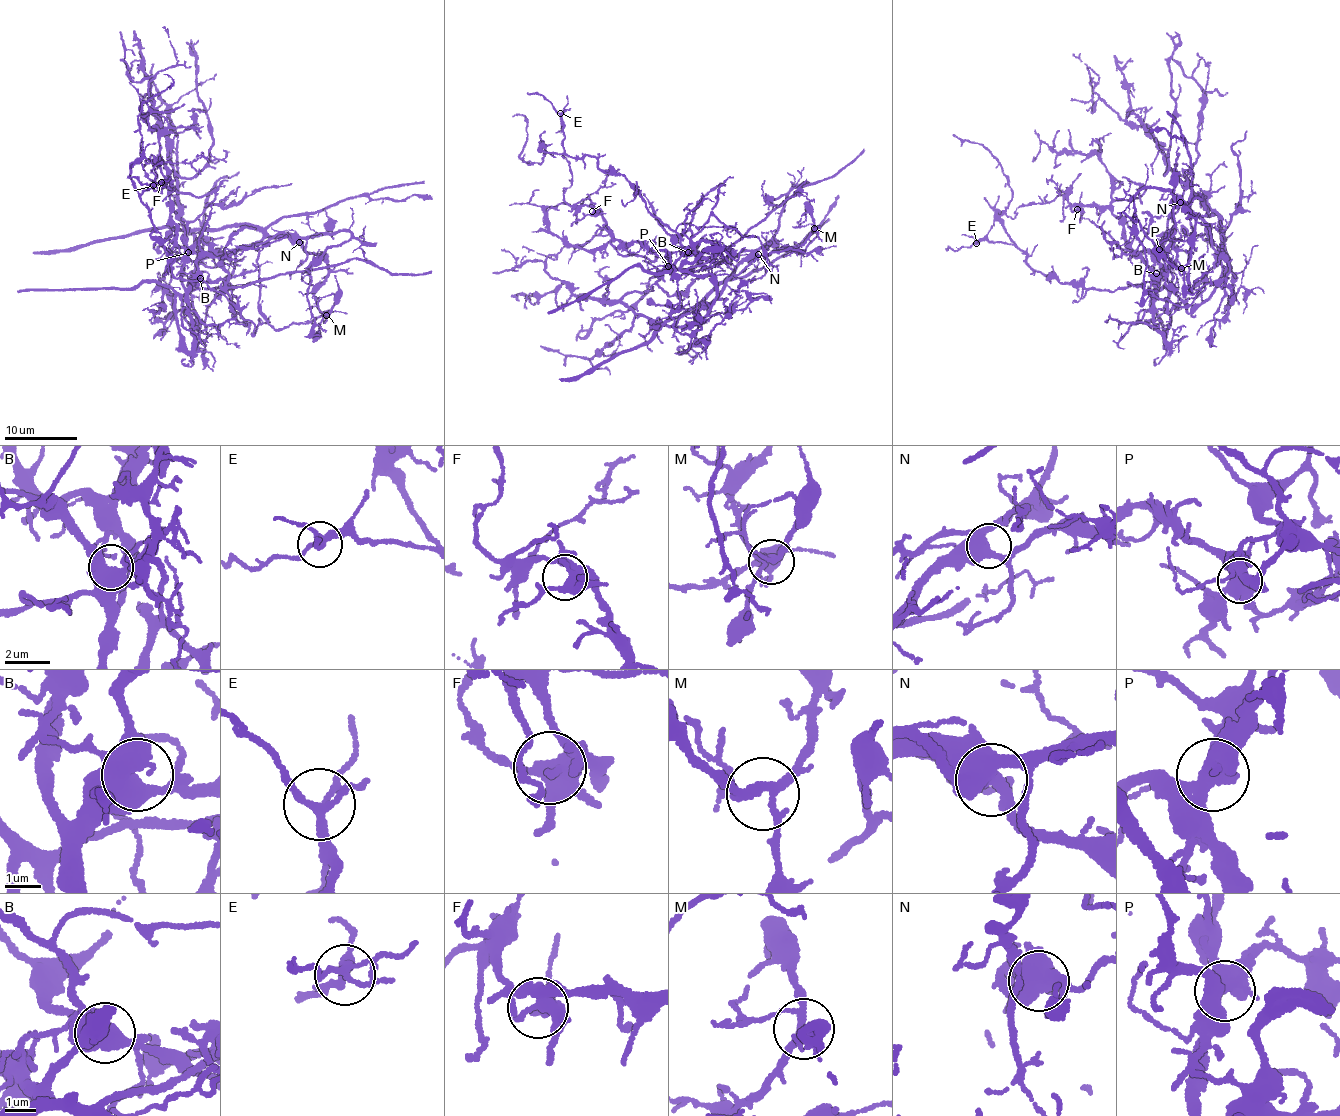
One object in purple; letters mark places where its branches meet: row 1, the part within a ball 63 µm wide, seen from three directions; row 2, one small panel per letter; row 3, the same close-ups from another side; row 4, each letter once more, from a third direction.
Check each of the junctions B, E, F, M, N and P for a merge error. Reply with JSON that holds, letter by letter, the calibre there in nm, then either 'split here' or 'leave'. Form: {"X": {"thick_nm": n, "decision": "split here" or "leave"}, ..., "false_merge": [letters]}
{"B": {"thick_nm": 500, "decision": "leave"}, "E": {"thick_nm": 200, "decision": "leave"}, "F": {"thick_nm": 420, "decision": "leave"}, "M": {"thick_nm": 200, "decision": "leave"}, "N": {"thick_nm": 500, "decision": "leave"}, "P": {"thick_nm": 480, "decision": "split here"}, "false_merge": ["P"]}

